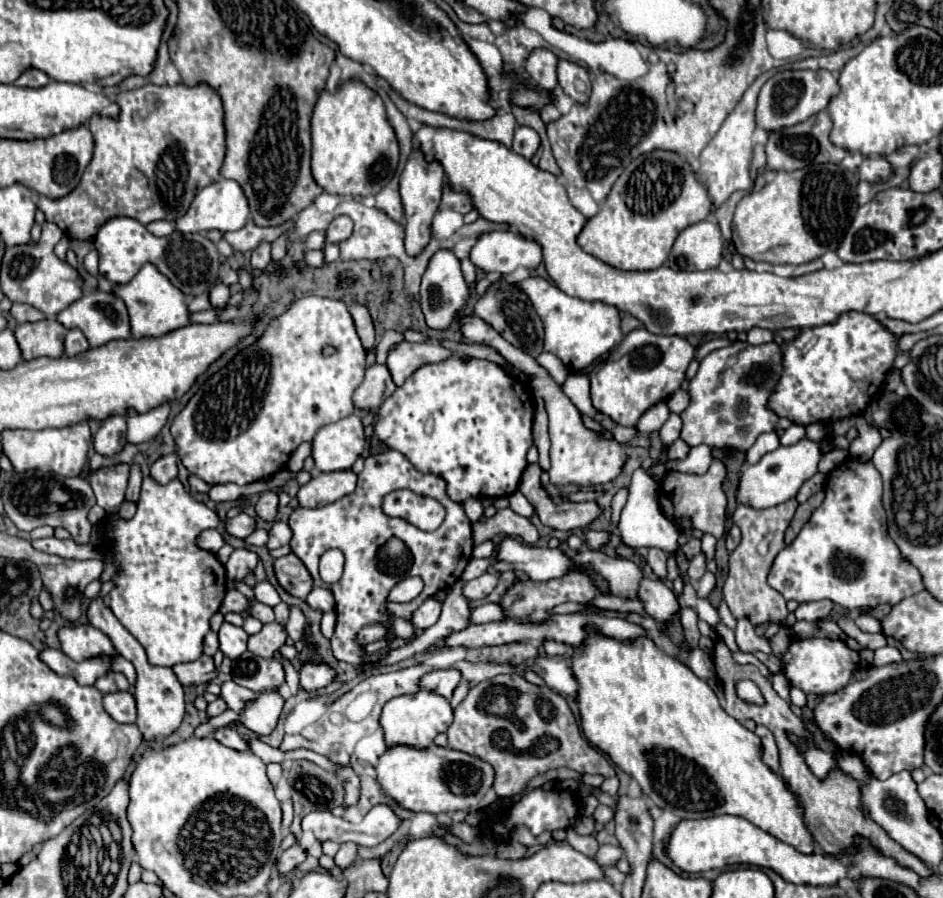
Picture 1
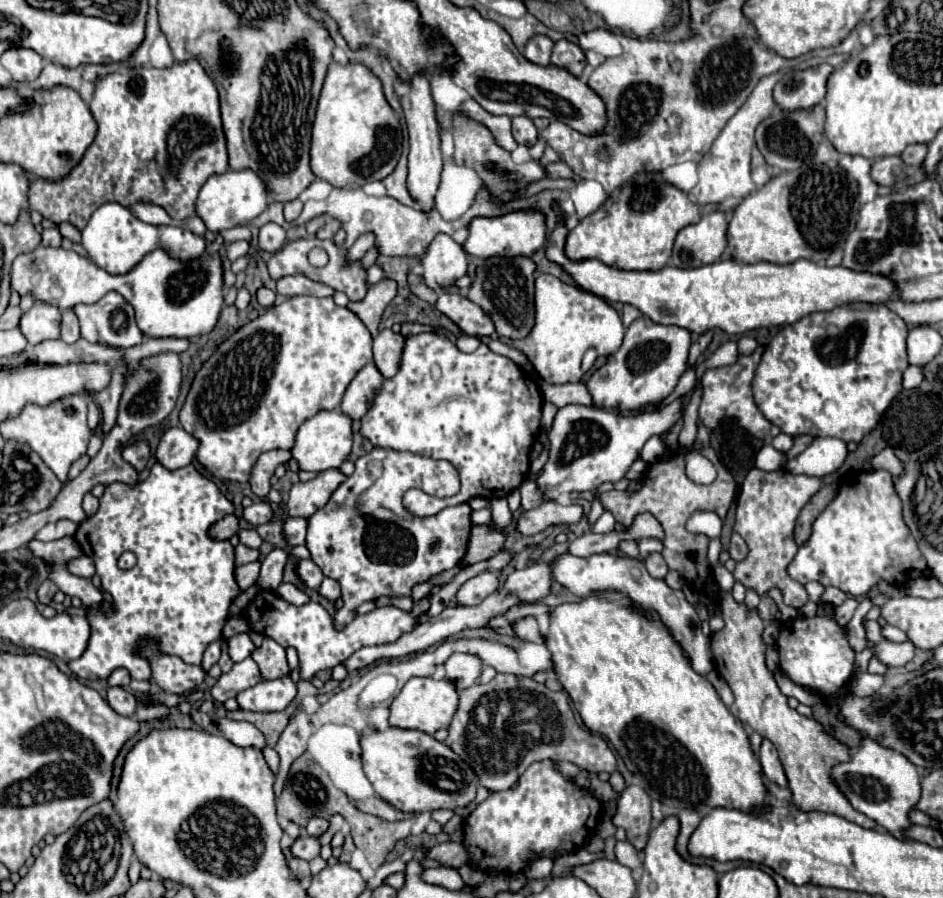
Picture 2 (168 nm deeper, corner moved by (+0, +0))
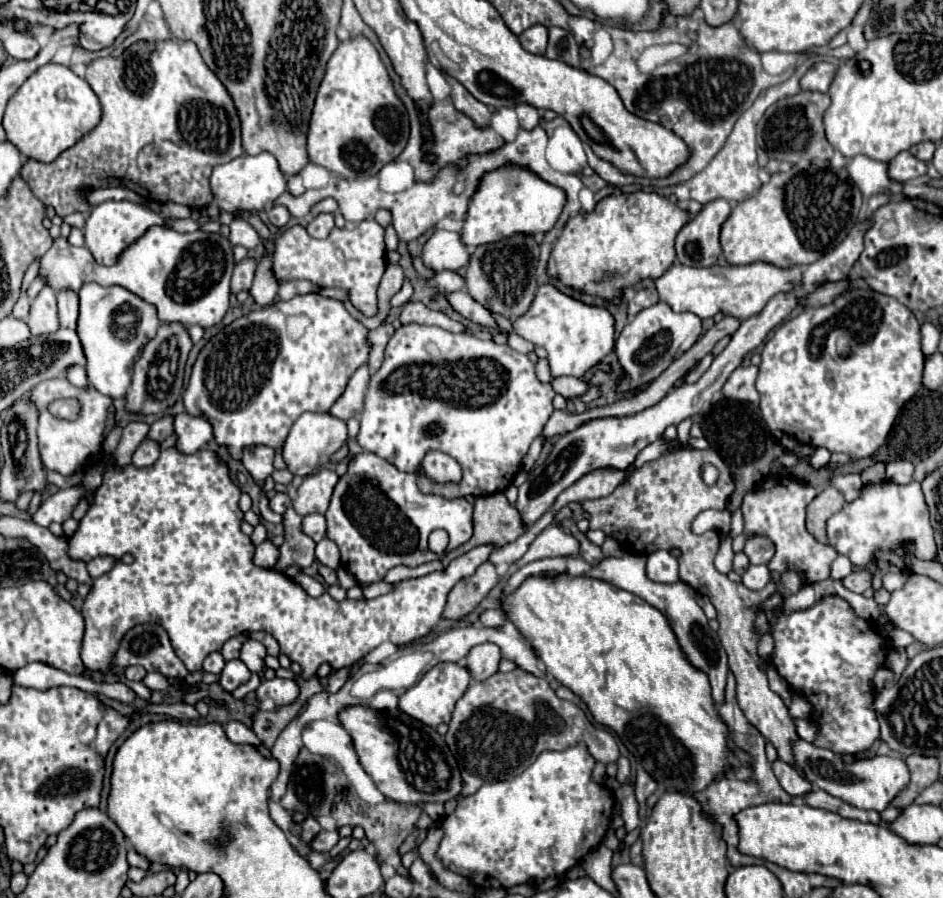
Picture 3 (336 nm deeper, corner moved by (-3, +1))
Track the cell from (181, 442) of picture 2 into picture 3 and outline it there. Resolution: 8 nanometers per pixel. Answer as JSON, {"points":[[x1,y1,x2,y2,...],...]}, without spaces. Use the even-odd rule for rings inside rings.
{"points":[[187,412,175,416,175,428,173,434,177,436,175,448,183,454,195,454,197,450,205,448,209,440,213,438,213,428,207,420,189,416]]}

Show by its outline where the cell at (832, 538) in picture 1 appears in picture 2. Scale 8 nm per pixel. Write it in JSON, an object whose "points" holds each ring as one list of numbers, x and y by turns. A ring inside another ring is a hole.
{"points":[[876,469,862,471,840,487,836,499,814,521,808,543,804,543,800,547,792,565,788,567,790,577,800,581,802,585,806,585,808,581,818,581,824,587,834,585,852,597,866,595,880,579,884,579,888,583,904,585,906,581,920,577,924,571,926,571,926,559,920,553,918,543,912,537,908,525,904,523,902,501,896,493,894,479,888,471,876,471]]}

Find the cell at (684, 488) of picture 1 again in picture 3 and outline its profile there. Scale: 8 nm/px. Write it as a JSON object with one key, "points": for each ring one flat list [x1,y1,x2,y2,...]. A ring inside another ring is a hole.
{"points":[[707,448,707,450,677,449,675,452,663,454,653,462,643,464,639,470,633,470,627,484,617,486,615,492,611,492,609,496,599,498,599,500,585,500,583,508,589,512,591,528,593,530,599,528,607,536,615,538,627,552,645,552,645,554,649,554,649,552,659,550,659,548,661,550,677,548,681,552,681,556,679,556,679,578,681,578,681,582,689,584,695,592,707,596,711,600,711,604,715,606,715,610,717,610,717,622,719,622,717,634,719,634,719,640,721,640,721,644,723,644,723,648,729,656,729,670,735,674,735,680,737,680,737,704,739,704,739,708,743,710,749,724,753,728,757,728,761,732,761,736,775,746,779,758,795,768,795,756,791,756,791,744,795,744,795,740,799,740,797,730,795,730,795,720,791,718,791,714,789,714,787,706,783,704,783,700,769,688,767,674,763,670,763,660,757,654,757,644,759,644,761,636,755,632,755,618,757,618,759,608,763,606,763,602,767,602,767,598,775,592,775,582,769,582,763,590,757,590,757,592,745,588,743,584,731,582,725,574,717,572,715,566,713,566,713,558,719,550,719,534,711,530,711,532,705,532,703,536,695,536,691,532,691,522,701,510,707,510,707,508,725,510,733,492,735,492,735,480,731,476,729,468,723,464,723,460,717,456,717,452,713,448],[705,462,711,462,719,468,719,480,713,486,705,486,701,476,699,476,699,468]]}

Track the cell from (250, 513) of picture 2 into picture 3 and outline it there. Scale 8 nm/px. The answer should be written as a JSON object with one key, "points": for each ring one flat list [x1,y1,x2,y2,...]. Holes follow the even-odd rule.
{"points":[[277,492,277,494,269,500,269,508,271,508,273,512,277,512,277,514,283,514,289,504,291,504,291,498,289,498,287,494,281,494,281,492]]}

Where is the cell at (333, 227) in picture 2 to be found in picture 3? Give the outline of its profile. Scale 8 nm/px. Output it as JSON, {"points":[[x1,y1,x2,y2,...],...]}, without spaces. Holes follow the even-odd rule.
{"points":[[319,214,317,218,313,218,307,226,309,236,313,238,327,238,331,234,331,228,335,228,333,224,333,214]]}

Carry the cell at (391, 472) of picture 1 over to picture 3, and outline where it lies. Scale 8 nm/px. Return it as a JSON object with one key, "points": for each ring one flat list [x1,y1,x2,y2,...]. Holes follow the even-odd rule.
{"points":[[361,452,361,454,351,458,349,472,339,478,339,482,335,486,335,492,333,492,333,498,331,498,331,504,325,512,327,538,333,540,339,546,341,566,351,576,355,576,355,580,359,582,361,588,383,580,387,570,391,570,395,566,415,568,415,566,421,566,425,562,437,560,437,554,433,554,427,548,427,536,437,528,443,528,443,530,449,532,449,548,447,550,455,550,457,546,465,544,471,538,473,506,465,498,445,500,445,498,439,498,439,496,423,496,417,490,419,474,425,474,433,482,453,482,453,484,457,484,461,480,461,466,459,466,457,460,453,460,451,456,447,456,443,452,427,452,427,456,421,462,421,468,417,472,399,472,391,462,375,456,373,452]]}

